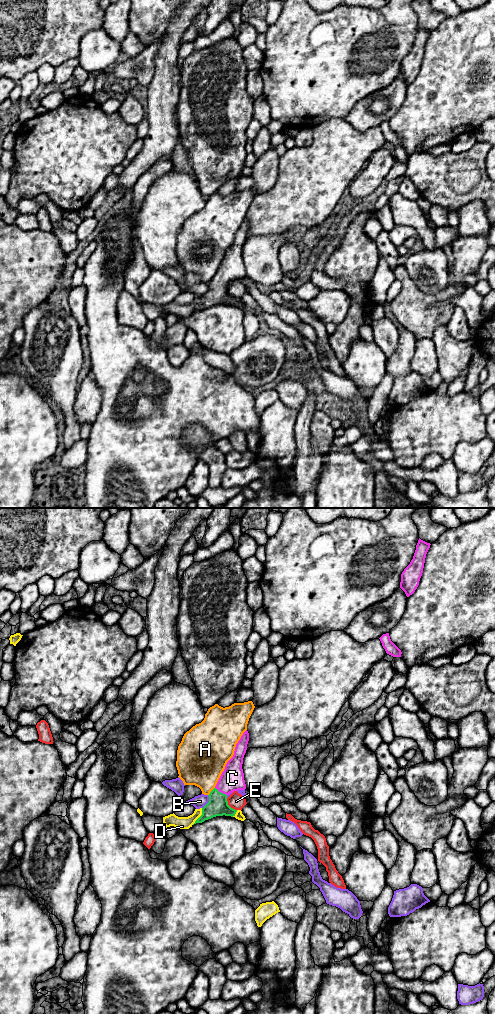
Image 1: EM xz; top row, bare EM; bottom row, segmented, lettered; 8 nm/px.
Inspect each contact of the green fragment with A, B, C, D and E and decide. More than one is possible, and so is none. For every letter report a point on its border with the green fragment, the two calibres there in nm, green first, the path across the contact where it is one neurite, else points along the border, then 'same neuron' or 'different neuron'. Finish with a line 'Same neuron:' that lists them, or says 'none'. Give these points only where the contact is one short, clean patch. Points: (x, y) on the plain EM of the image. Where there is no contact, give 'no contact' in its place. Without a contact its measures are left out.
A: xz (211, 279) | 160/380 nm | different neuron
B: xz (208, 290) | 160/100 nm | along xz (208, 283), (208, 289), (202, 296) | different neuron
C: xz (220, 280) | 160/190 nm | across xz (218, 293), (220, 280), (232, 266) | same neuron
D: xz (200, 304) | 160/100 nm | along xz (202, 296), (202, 302), (192, 312) | different neuron
E: xz (228, 293) | 160/130 nm | different neuron
Same neuron: C

